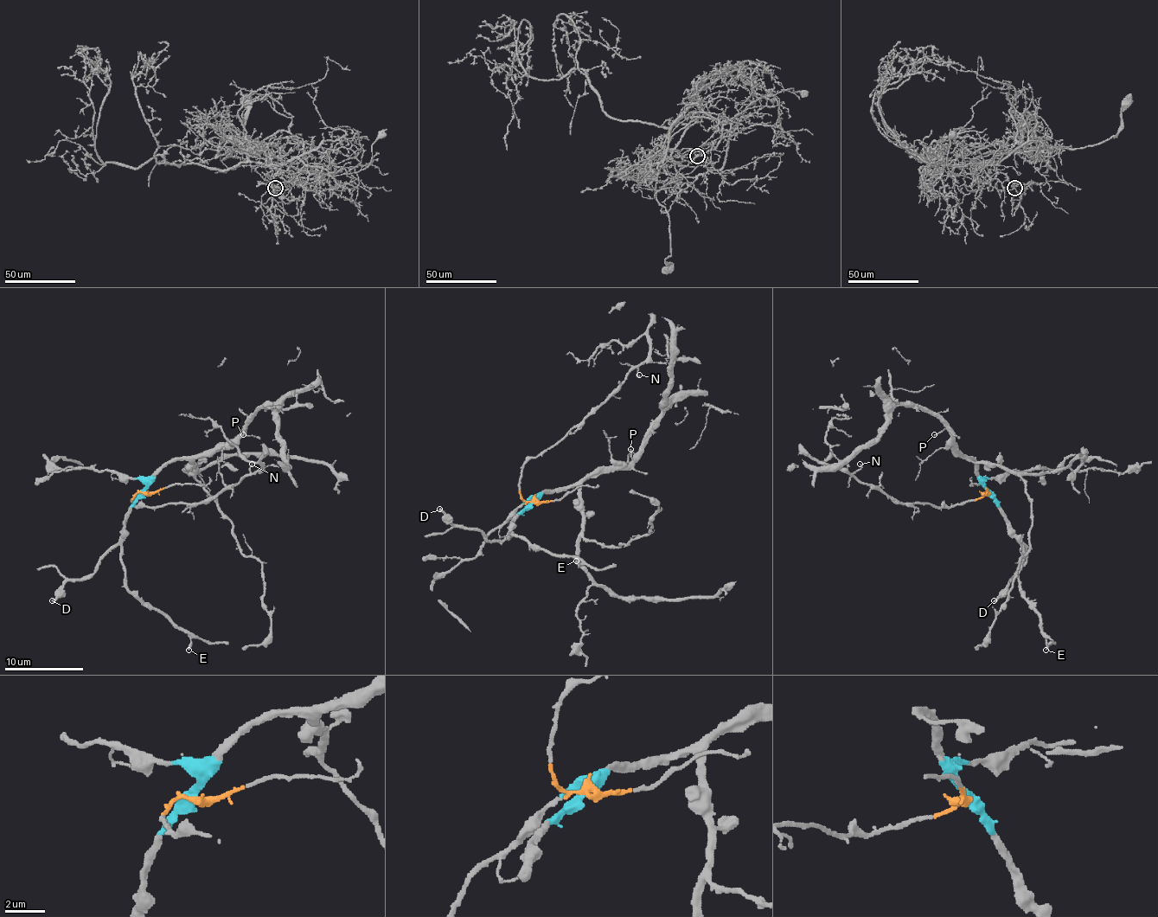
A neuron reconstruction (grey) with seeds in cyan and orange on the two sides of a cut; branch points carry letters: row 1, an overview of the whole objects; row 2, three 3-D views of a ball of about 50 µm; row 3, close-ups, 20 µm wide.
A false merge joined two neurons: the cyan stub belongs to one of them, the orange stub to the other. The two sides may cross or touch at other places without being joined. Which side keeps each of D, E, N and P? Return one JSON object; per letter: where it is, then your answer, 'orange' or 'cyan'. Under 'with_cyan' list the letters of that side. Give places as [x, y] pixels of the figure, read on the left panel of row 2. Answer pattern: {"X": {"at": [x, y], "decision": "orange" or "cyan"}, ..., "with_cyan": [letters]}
{"D": {"at": [52, 600], "decision": "cyan"}, "E": {"at": [188, 650], "decision": "cyan"}, "N": {"at": [252, 464], "decision": "orange"}, "P": {"at": [243, 434], "decision": "cyan"}, "with_cyan": ["D", "E", "P"]}

